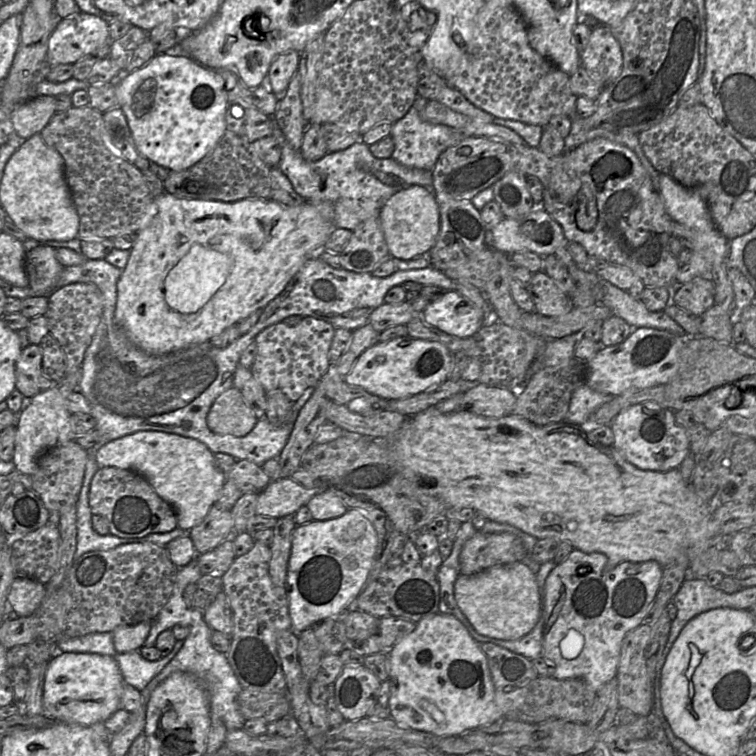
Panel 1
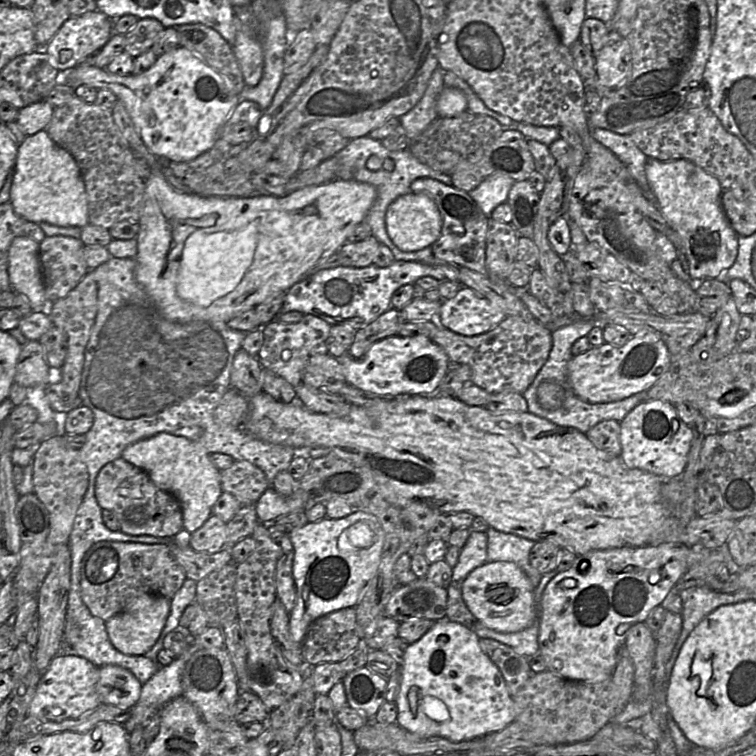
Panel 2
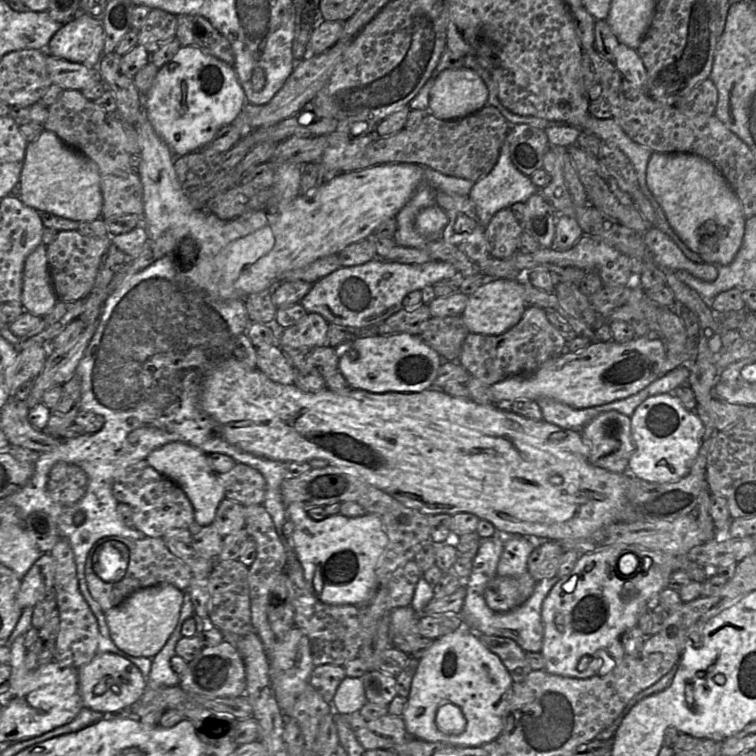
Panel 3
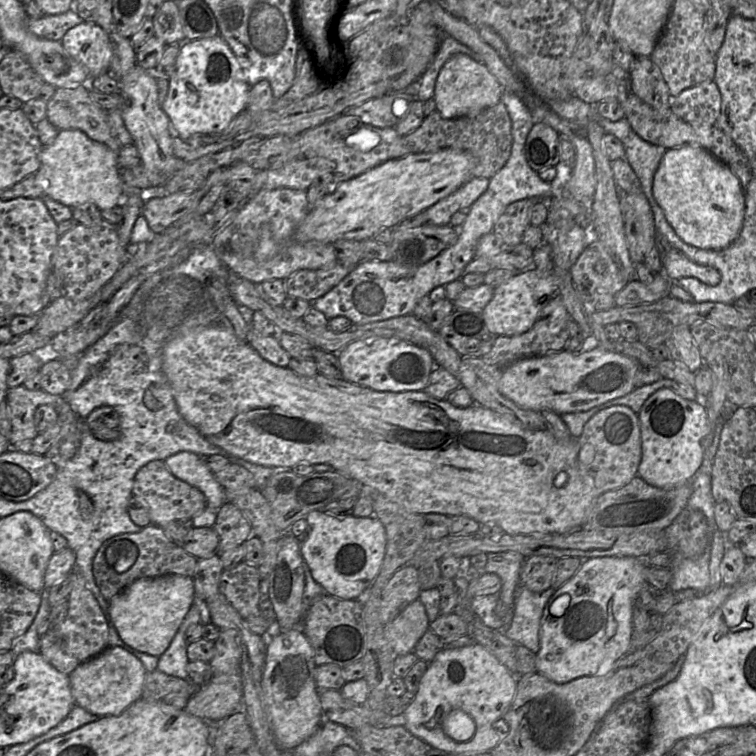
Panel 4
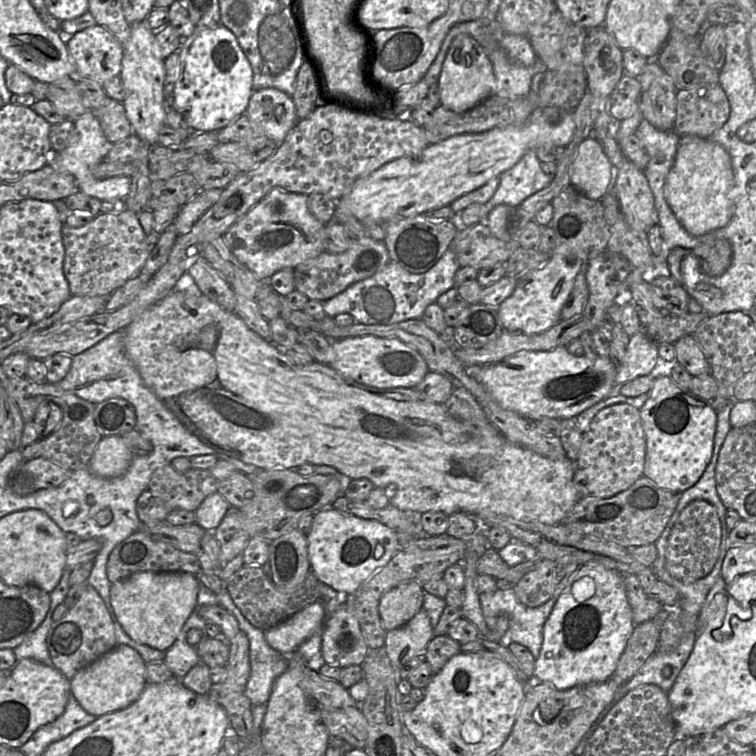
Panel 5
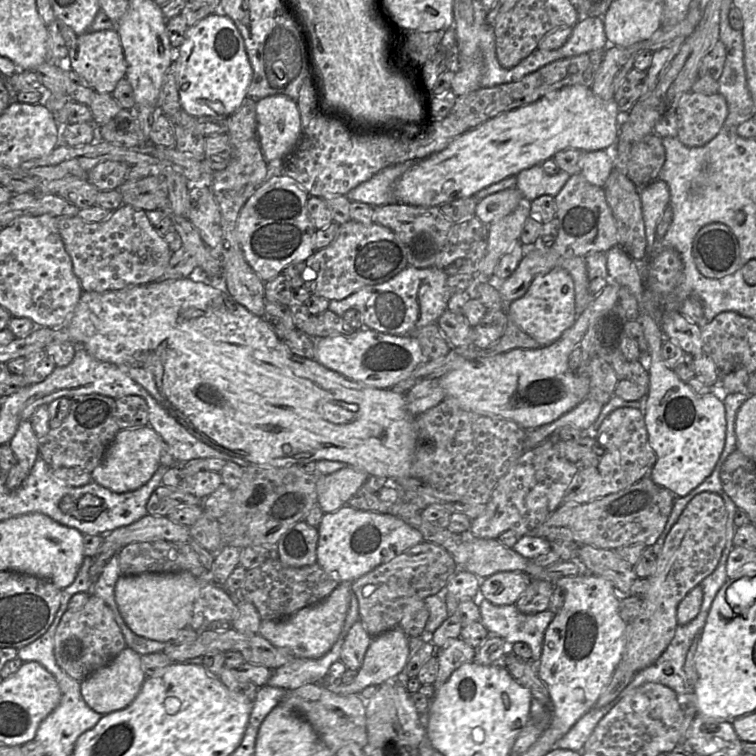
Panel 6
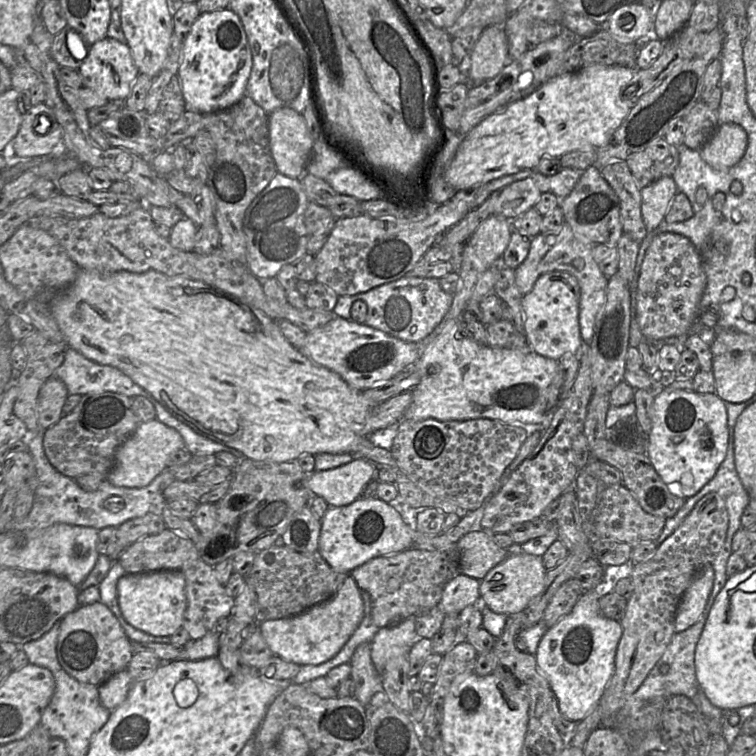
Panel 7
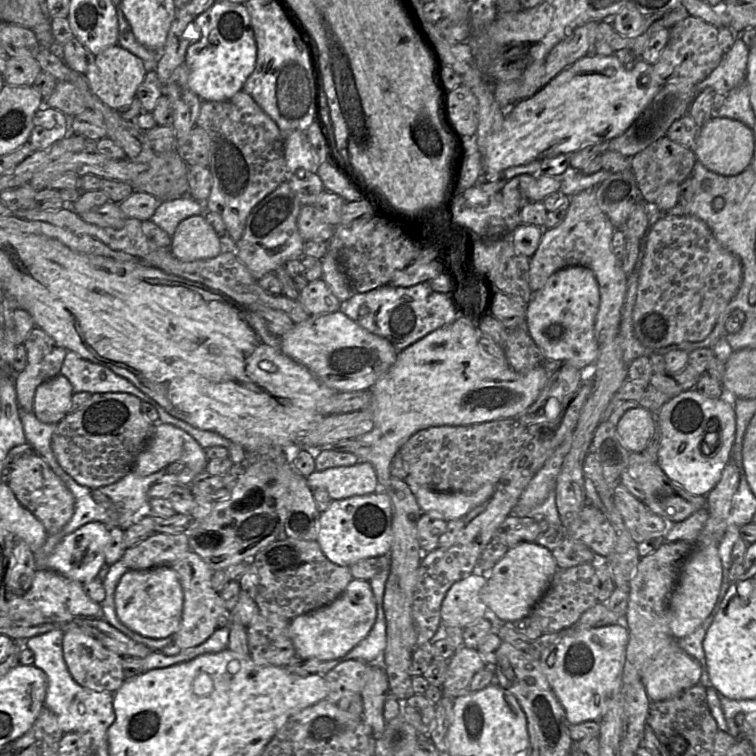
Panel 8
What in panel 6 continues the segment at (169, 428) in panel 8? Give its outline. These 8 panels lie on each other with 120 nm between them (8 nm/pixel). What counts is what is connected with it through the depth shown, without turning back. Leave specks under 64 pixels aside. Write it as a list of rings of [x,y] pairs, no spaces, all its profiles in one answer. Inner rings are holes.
[[[149,425],[120,430],[107,447],[100,464],[91,472],[93,481],[115,493],[127,493],[146,484],[161,466],[162,437]]]

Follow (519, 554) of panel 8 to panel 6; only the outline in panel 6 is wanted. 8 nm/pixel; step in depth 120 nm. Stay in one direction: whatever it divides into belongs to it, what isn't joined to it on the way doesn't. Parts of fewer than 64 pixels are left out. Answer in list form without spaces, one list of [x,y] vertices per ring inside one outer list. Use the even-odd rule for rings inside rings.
[[[502,571],[483,579],[479,589],[495,605],[515,604],[532,580],[521,571]]]

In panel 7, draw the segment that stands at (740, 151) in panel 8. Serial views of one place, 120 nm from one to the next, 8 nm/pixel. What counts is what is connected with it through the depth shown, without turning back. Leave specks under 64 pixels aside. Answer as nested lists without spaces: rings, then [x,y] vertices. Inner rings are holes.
[[[735,123],[720,124],[699,150],[703,160],[718,170],[727,170],[744,156],[748,146],[745,129]]]

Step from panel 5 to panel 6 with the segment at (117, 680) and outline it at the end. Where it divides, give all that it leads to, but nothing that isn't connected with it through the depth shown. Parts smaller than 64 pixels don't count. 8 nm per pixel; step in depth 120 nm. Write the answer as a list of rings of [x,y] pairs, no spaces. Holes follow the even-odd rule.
[[[126,647],[111,662],[81,682],[81,694],[92,710],[104,716],[128,707],[138,695],[146,678],[141,666],[141,656]]]

